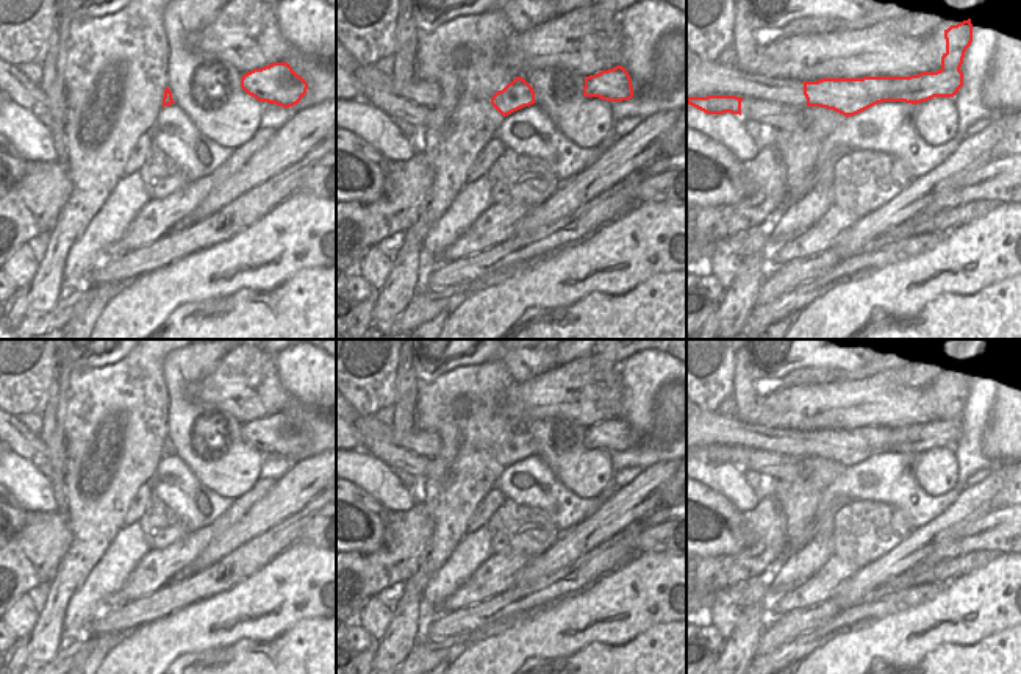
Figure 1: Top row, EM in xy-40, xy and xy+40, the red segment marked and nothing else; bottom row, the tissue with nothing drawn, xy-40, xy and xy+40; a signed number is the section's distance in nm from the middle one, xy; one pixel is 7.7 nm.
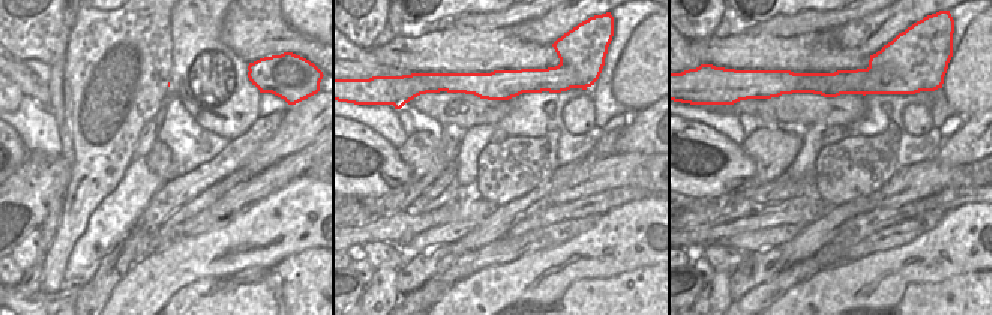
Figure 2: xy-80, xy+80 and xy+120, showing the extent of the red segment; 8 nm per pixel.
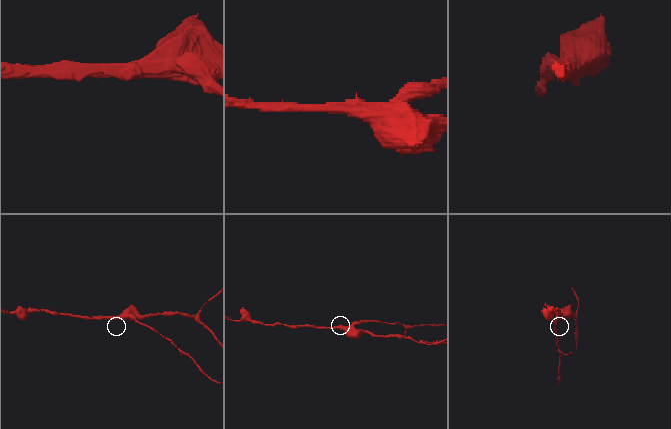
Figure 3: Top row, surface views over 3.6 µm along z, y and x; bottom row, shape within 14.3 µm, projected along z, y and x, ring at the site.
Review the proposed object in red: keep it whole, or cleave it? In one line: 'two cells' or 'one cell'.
two cells

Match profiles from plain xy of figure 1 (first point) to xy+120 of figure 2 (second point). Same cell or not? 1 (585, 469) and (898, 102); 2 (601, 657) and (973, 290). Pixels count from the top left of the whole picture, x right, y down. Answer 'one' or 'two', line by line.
1: two
2: one

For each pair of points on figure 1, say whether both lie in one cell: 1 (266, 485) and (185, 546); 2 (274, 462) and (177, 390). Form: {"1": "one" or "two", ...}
{"1": "one", "2": "two"}

